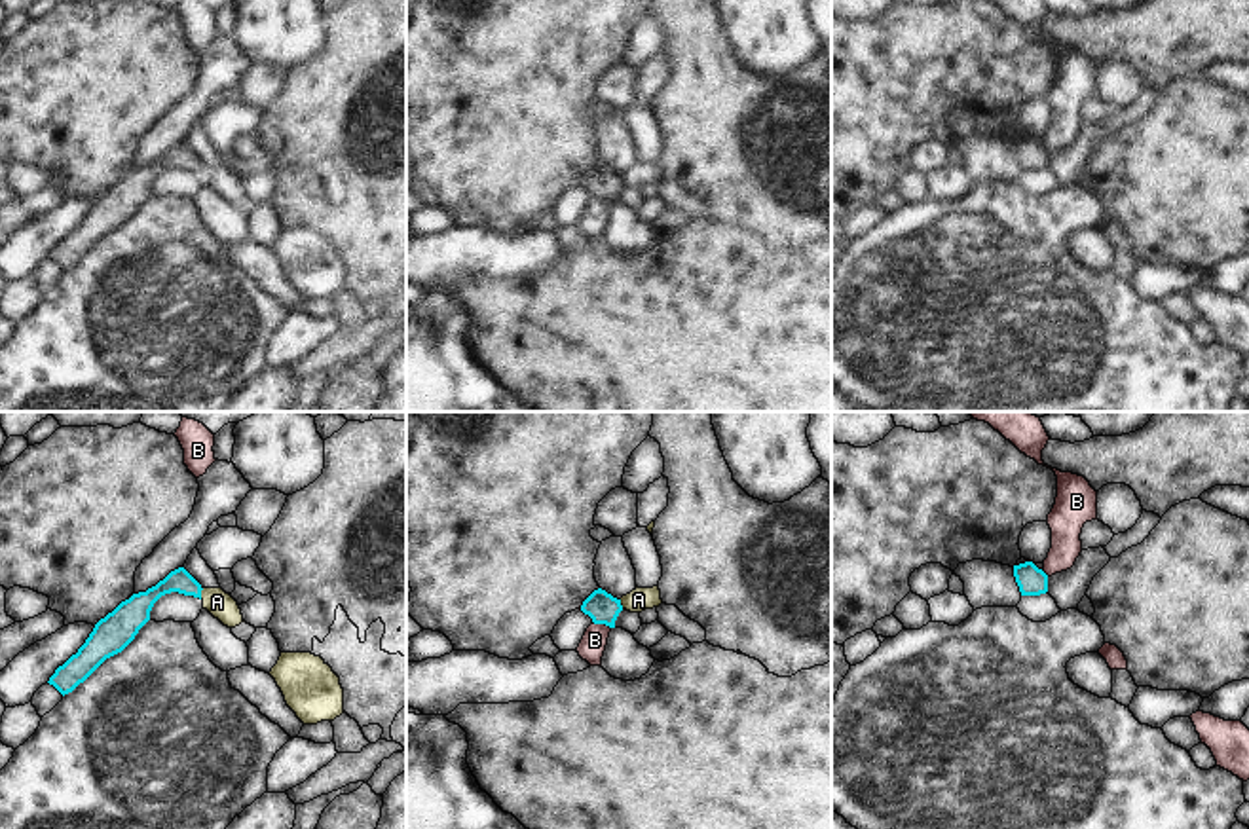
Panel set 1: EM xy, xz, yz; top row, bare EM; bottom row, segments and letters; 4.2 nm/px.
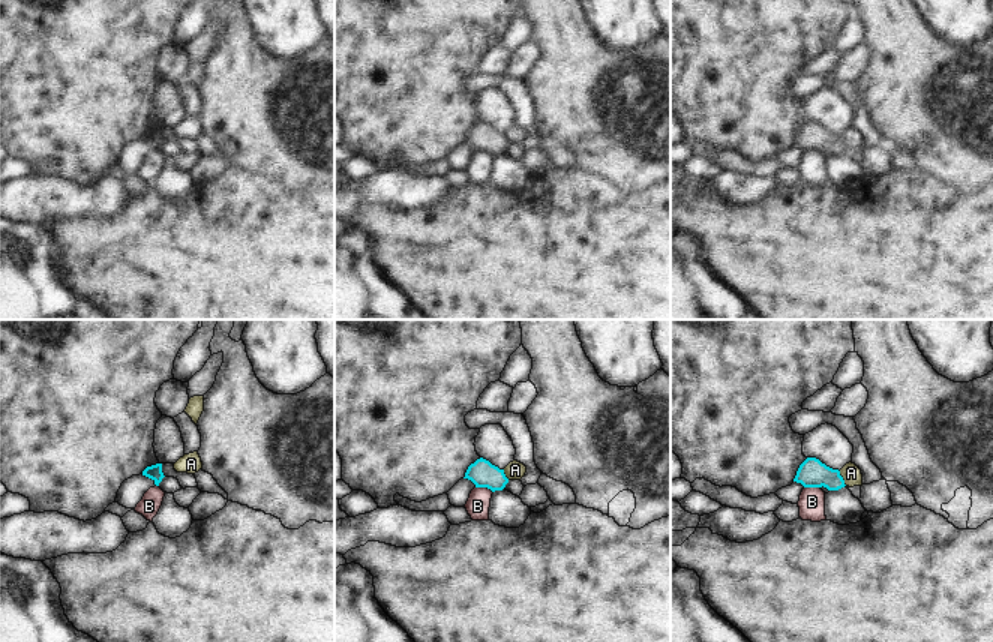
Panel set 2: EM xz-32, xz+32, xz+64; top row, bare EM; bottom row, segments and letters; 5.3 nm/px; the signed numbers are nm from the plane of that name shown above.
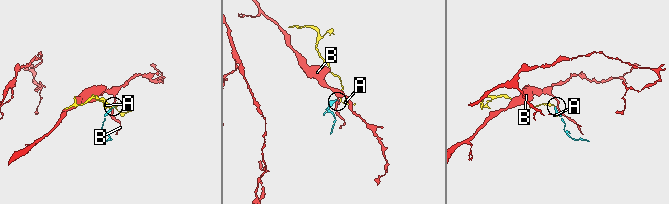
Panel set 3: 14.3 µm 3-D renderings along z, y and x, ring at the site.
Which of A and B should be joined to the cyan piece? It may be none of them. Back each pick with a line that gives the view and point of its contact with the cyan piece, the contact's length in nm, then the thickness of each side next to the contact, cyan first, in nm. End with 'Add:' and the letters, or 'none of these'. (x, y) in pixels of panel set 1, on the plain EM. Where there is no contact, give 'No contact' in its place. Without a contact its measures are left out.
Add: none of these.

